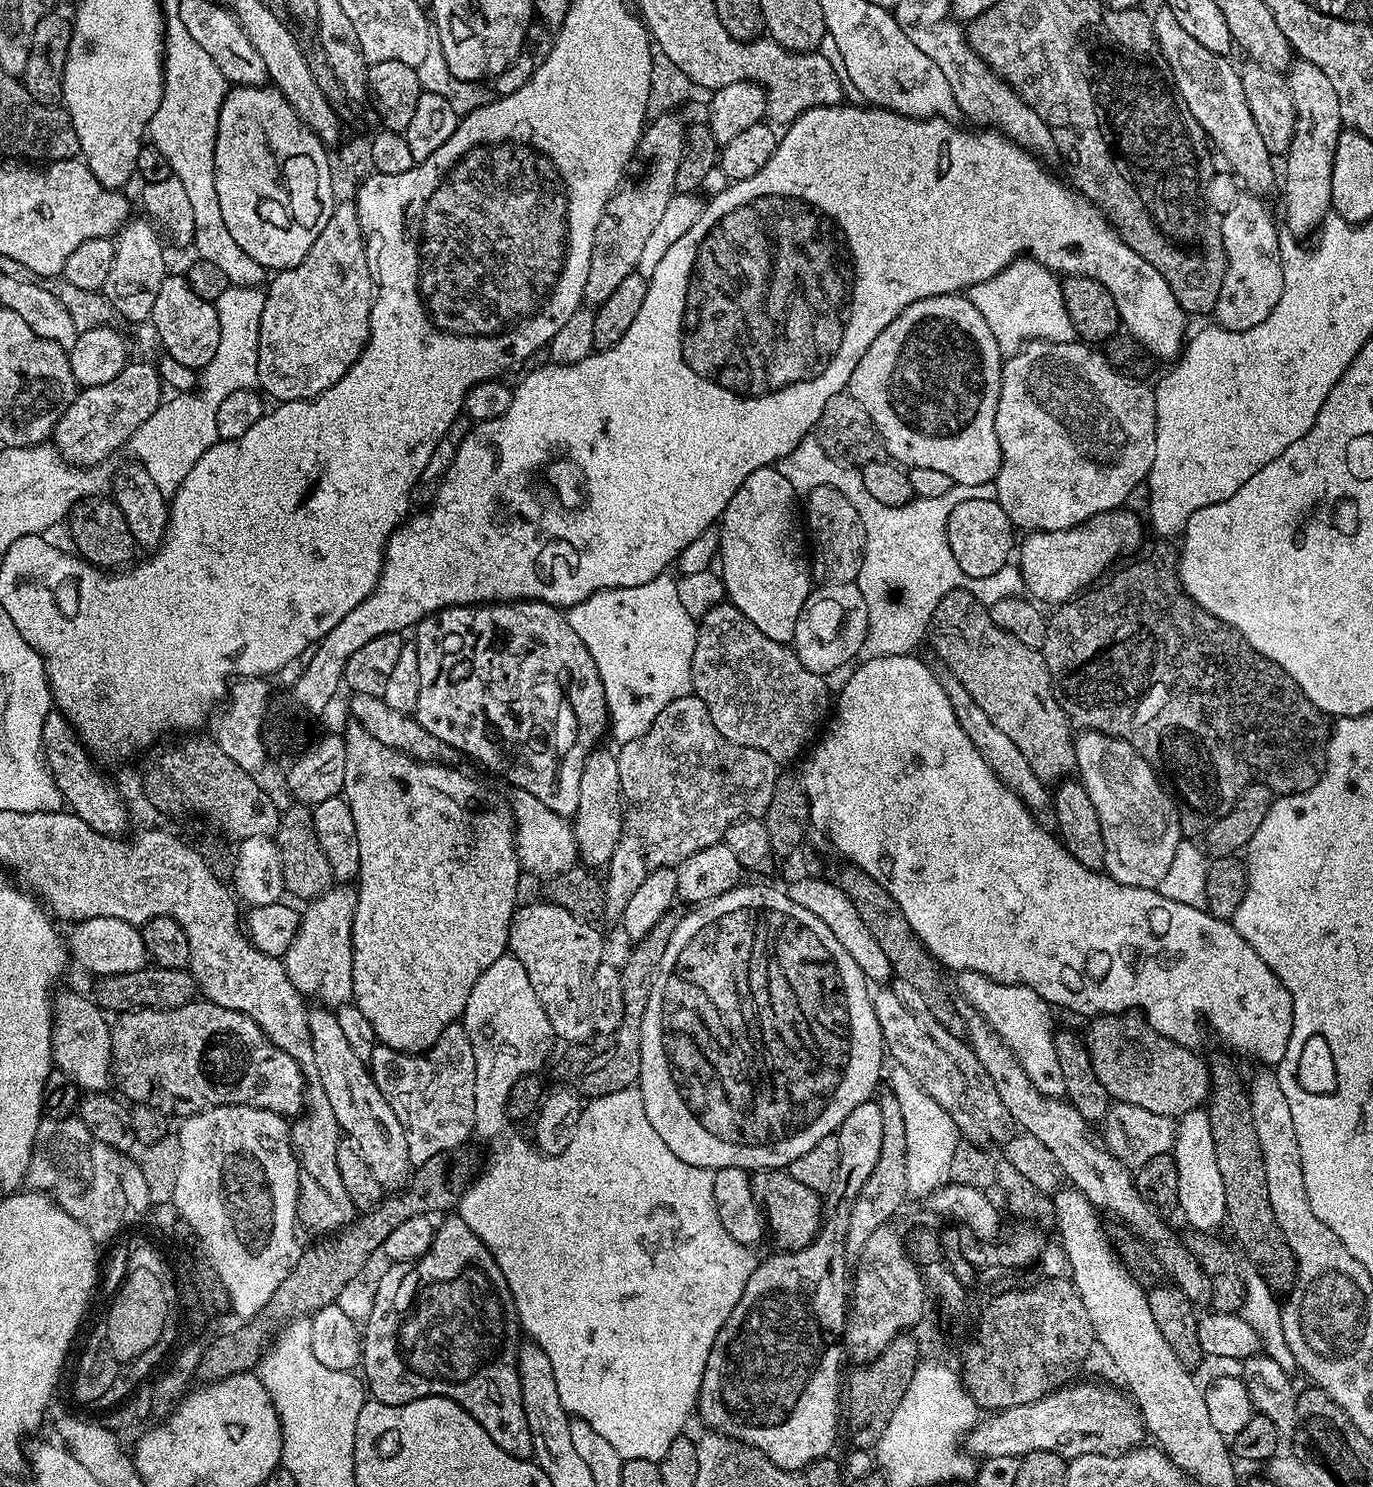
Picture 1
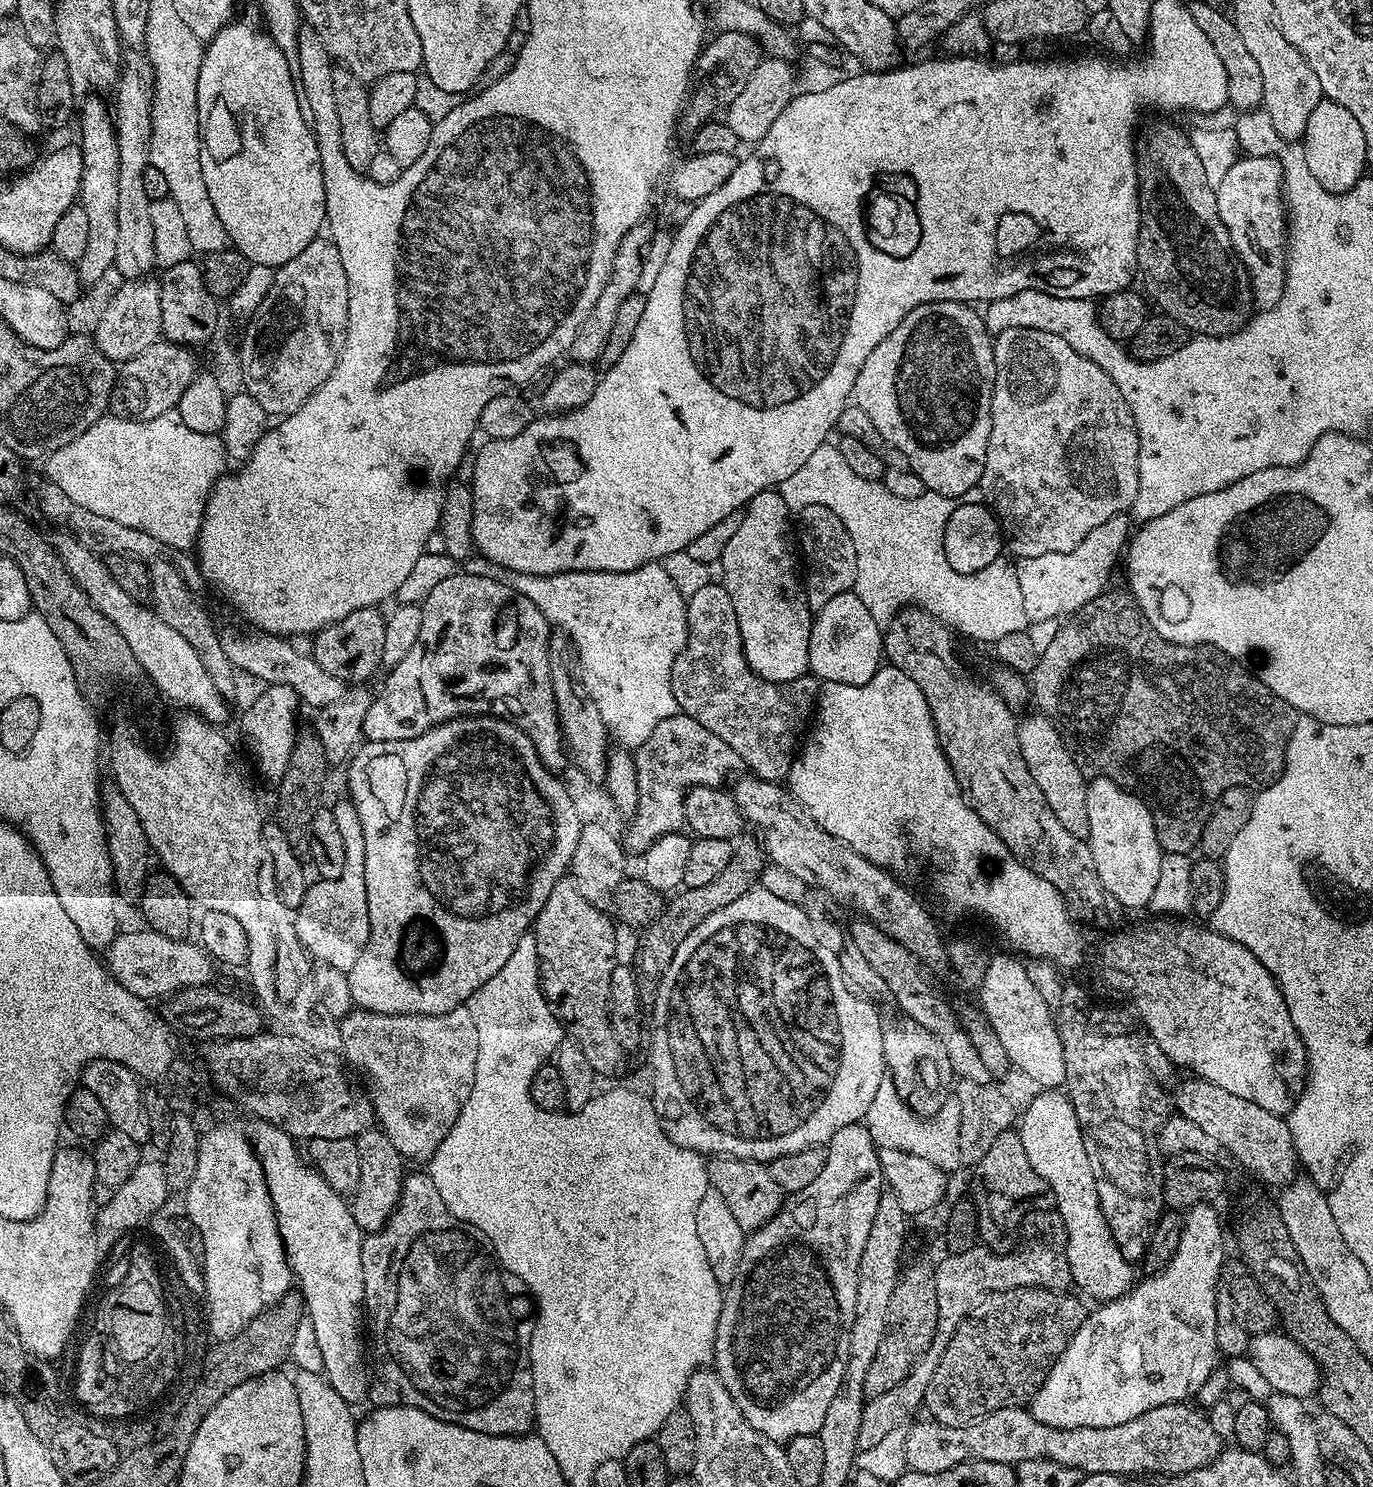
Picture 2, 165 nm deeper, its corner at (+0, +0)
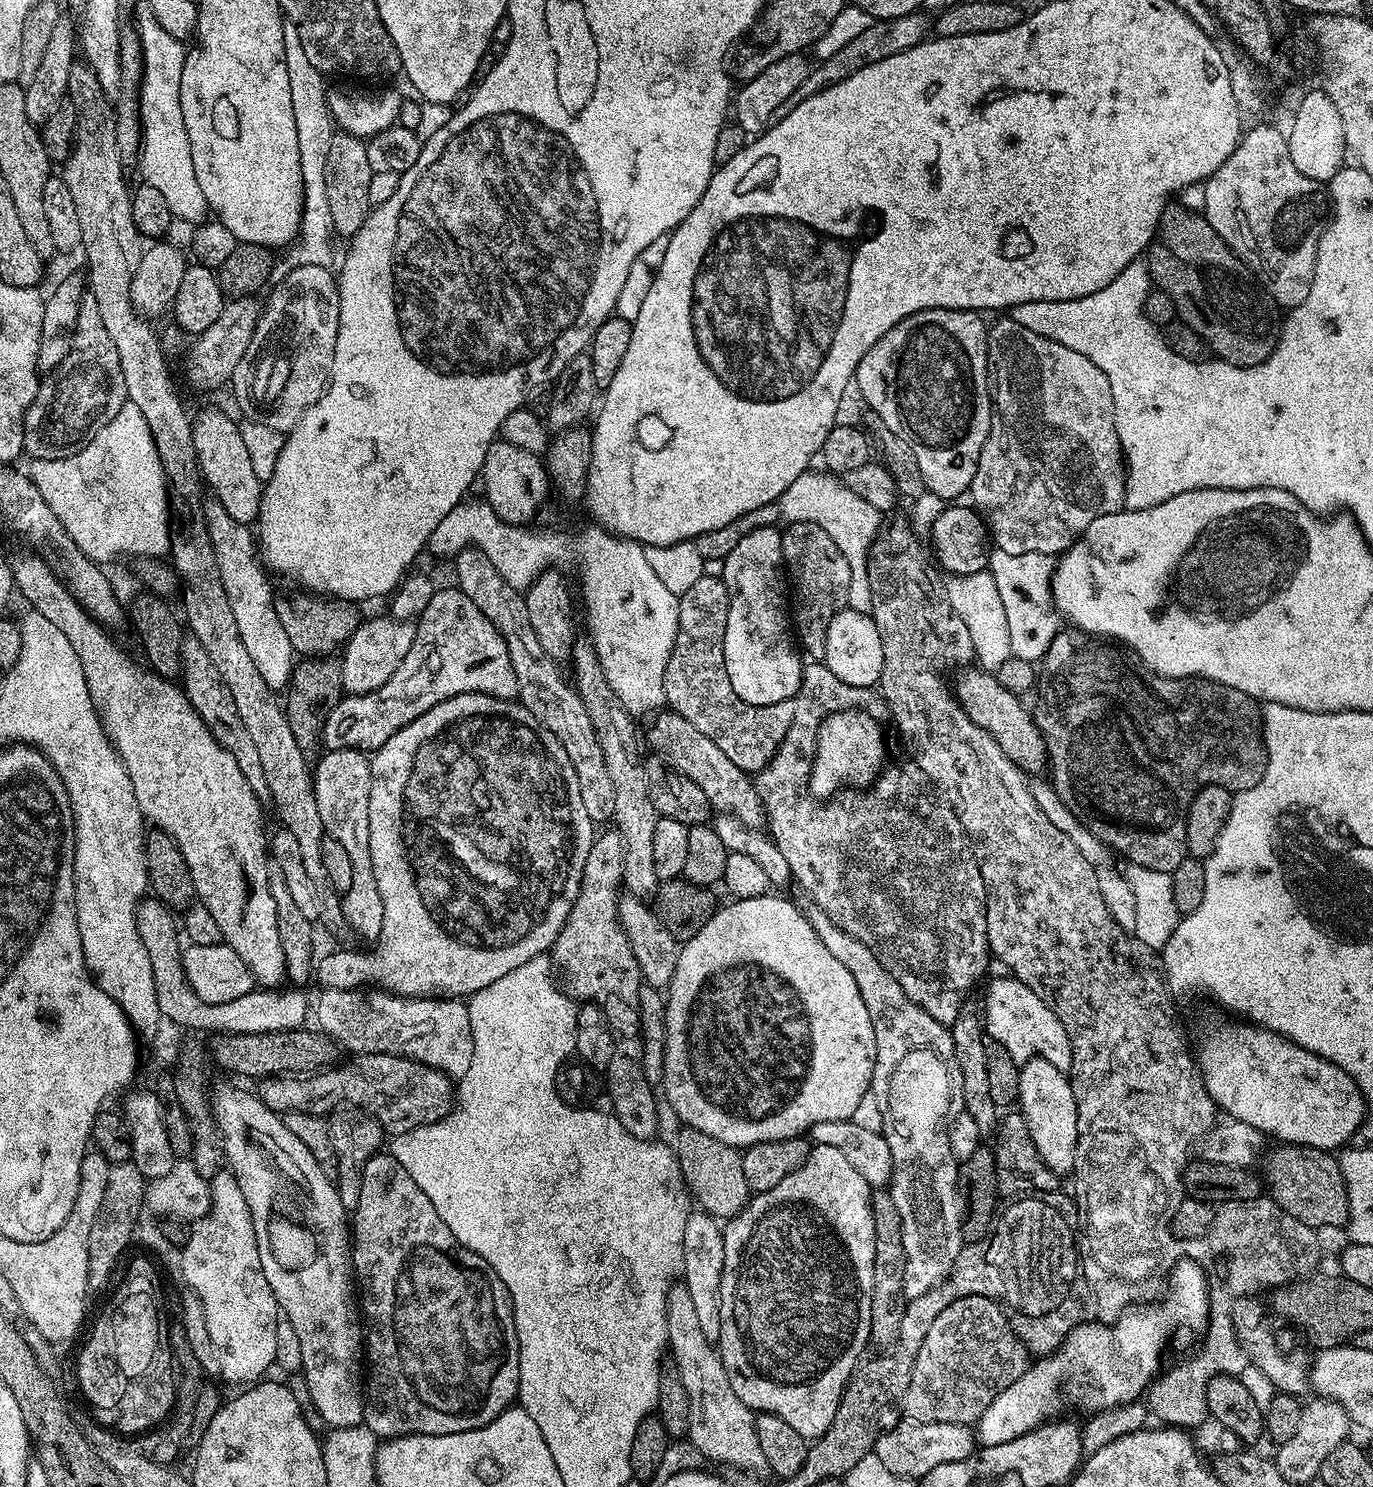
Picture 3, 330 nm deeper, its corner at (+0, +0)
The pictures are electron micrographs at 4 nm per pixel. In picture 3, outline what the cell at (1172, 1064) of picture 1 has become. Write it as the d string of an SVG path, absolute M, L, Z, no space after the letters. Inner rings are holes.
M1281 1143L1276 1147L1280 1148L1267 1153L1268 1161L1266 1156L1262 1171L1262 1180L1271 1200L1291 1217L1317 1230L1347 1225L1348 1195L1339 1159L1332 1152L1304 1148L1301 1144Z

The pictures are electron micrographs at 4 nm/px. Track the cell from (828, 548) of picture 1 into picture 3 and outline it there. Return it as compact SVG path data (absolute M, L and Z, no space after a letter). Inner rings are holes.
M812 522L792 523L783 529L782 554L783 567L790 581L790 616L794 621L795 639L807 655L808 652L812 655L809 657L813 661L823 661L830 618L834 618L834 614L841 612L848 603L850 562L846 562L834 538L830 538L822 526Z

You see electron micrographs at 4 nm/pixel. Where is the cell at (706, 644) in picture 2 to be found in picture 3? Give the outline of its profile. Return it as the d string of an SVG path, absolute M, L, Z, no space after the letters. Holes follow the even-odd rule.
M706 575L698 578L678 599L678 634L664 675L667 707L706 734L734 766L749 774L760 772L774 758L782 738L786 738L786 730L794 720L794 703L787 700L774 706L750 706L734 694L724 665L728 591L723 579Z

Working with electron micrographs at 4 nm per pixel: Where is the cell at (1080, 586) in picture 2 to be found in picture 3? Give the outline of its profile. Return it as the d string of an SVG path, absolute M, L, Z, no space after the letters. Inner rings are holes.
M995 547L989 553L988 571L994 578L1002 606L1006 611L1009 627L1010 646L1013 656L1032 663L1043 659L1050 642L1054 640L1062 626L1061 617L1052 603L1052 575L1055 572L1055 557L1038 554L1009 554Z

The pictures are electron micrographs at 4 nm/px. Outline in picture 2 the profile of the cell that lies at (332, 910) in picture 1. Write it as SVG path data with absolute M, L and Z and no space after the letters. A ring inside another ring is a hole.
M343 798L331 805L334 822L346 845L346 867L333 880L317 879L309 883L306 898L295 909L296 933L313 961L343 972L358 962L358 954L370 938L370 910L366 902L366 838L362 838L362 822L351 799Z

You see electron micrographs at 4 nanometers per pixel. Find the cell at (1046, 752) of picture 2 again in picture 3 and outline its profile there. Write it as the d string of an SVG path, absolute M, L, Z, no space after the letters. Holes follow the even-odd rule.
M968 666L955 673L954 695L956 701L966 710L970 722L982 726L1002 746L1002 754L1010 758L1016 767L1029 777L1036 778L1049 767L1048 751L1044 745L1044 735L1036 725L1033 713L1022 706L1019 696L1015 696L1002 682L996 680L991 672L985 672L976 666Z

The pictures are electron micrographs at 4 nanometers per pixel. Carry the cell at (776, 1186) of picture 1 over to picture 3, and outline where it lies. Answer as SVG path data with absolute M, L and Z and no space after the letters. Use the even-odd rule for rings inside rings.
M687 1126L679 1130L681 1132L676 1136L674 1151L691 1199L695 1203L697 1200L700 1203L697 1205L710 1216L737 1216L748 1205L750 1199L746 1174L742 1174L741 1153L726 1142L718 1142L718 1138L710 1138L710 1134L702 1134L702 1130L694 1130Z

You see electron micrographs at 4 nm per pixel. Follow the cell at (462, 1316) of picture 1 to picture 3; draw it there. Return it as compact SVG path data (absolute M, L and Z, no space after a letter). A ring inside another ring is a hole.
M384 1150L368 1159L362 1170L358 1202L350 1216L350 1268L358 1277L359 1291L360 1288L364 1291L362 1316L366 1321L366 1399L363 1424L374 1435L378 1438L391 1438L410 1434L454 1434L474 1430L486 1426L494 1418L498 1418L498 1414L517 1403L520 1395L520 1347L512 1313L512 1300L508 1297L502 1278L498 1278L493 1268L489 1268L474 1250L462 1246L458 1238L450 1234L450 1226L446 1226L438 1210L434 1210L434 1202L430 1202L430 1198L422 1194L418 1182L414 1182L410 1174L406 1174L402 1162L398 1162L398 1158Z

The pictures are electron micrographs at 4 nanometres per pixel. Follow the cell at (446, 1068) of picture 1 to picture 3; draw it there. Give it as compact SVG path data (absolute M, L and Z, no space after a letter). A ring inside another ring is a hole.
M361 986L359 988L338 989L324 988L321 996L316 1000L316 1020L319 1031L331 1037L341 1049L349 1048L352 1054L394 1054L395 1056L405 1056L411 1060L422 1062L426 1066L436 1068L440 1072L447 1073L453 1078L462 1078L466 1070L470 1070L470 1062L474 1058L474 1034L470 1030L470 1014L467 1003L460 998L429 998L426 996L398 996L395 992L389 992L379 986Z

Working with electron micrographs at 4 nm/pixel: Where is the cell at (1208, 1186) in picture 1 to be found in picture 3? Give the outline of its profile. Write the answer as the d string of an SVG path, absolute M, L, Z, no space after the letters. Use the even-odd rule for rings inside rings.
M1176 1261L1167 1279L1167 1292L1164 1301L1133 1307L1132 1316L1120 1316L1112 1325L1079 1324L1051 1356L1036 1361L990 1402L974 1424L979 1447L1002 1446L1002 1442L1010 1442L1045 1423L1064 1396L1086 1414L1139 1401L1161 1371L1160 1355L1172 1334L1179 1328L1200 1332L1208 1324L1208 1280L1194 1261Z

